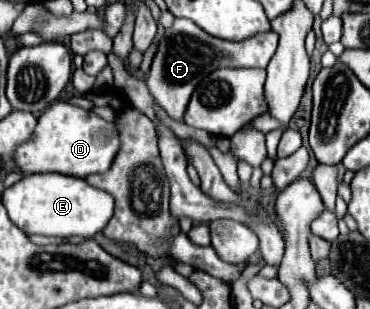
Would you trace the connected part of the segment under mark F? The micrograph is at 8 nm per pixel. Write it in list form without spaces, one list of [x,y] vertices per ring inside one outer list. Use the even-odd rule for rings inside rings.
[[[176,18],[170,28],[164,30],[164,36],[158,42],[158,50],[150,72],[146,76],[146,86],[156,104],[160,104],[168,116],[176,122],[182,122],[184,108],[188,106],[190,94],[202,76],[208,76],[214,68],[266,68],[278,48],[278,34],[268,30],[246,38],[242,42],[218,40],[198,28],[186,18]]]

